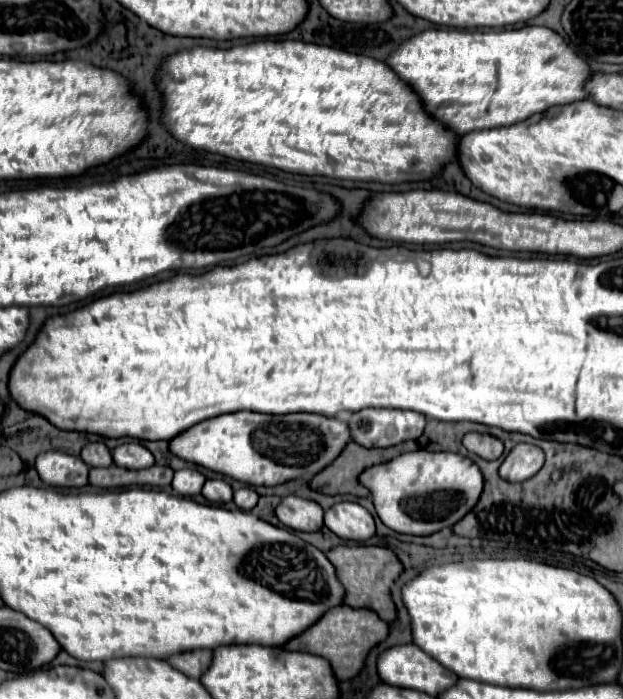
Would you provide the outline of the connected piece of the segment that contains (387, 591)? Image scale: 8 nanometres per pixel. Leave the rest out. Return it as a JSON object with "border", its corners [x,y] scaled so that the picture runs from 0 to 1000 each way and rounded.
{"border":[[[544,780],[525,788],[525,797],[538,808],[541,825],[557,843],[554,866],[599,871],[624,891],[637,886],[637,871],[634,871],[634,863],[628,860],[628,840],[634,828],[647,820],[647,808],[628,785],[596,783],[596,780],[567,780],[567,783]]]}

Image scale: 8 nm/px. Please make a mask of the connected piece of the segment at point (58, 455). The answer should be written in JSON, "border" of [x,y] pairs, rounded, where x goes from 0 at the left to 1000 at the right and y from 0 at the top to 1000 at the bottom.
{"border":[[[98,645],[66,648],[56,660],[56,671],[69,691],[82,697],[133,697],[143,682],[143,668],[127,654]]]}

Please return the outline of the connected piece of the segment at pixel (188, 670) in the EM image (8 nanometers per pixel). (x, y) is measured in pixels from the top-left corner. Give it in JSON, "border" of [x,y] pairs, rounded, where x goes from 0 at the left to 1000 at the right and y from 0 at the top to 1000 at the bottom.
{"border":[[[316,928],[316,931],[300,931],[300,934],[287,934],[268,943],[268,948],[287,960],[294,960],[297,966],[310,969],[310,971],[323,971],[323,966],[335,957],[342,943],[342,931],[335,928]]]}

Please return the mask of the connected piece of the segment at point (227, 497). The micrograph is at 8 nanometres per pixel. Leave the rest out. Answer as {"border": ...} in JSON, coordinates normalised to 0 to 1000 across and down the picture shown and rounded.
{"border":[[[339,685],[326,694],[326,711],[339,720],[368,720],[374,714],[374,700],[355,685]]]}

